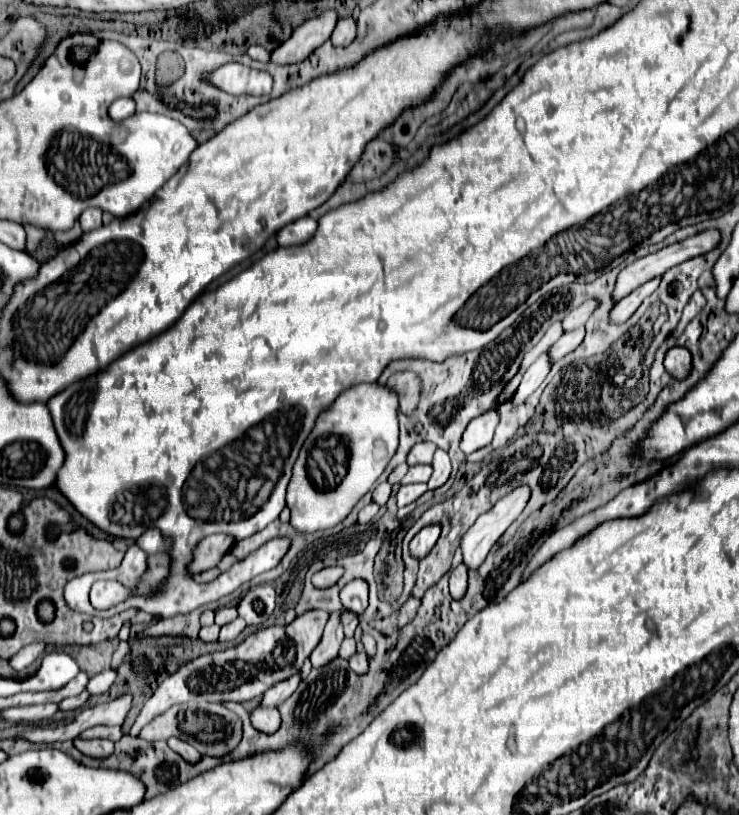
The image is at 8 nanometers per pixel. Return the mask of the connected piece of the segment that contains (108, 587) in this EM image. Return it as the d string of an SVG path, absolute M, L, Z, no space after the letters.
M96 581L90 591L90 601L98 609L110 609L128 595L130 591L117 581Z

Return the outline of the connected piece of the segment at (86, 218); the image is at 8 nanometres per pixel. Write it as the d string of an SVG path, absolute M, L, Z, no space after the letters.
M86 209L80 217L80 227L84 233L102 227L102 211L100 209Z

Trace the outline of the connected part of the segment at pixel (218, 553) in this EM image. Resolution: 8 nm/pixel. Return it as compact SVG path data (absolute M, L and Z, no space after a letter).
M210 535L202 539L194 549L194 559L188 565L188 573L196 575L200 571L212 569L218 561L232 549L234 539L230 535Z

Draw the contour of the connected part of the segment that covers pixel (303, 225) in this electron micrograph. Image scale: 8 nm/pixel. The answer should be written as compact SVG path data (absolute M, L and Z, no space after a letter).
M302 217L290 225L286 225L284 229L278 231L276 235L276 241L278 245L282 247L290 247L290 245L300 245L300 243L306 243L314 231L316 231L318 223L312 219L312 217Z

